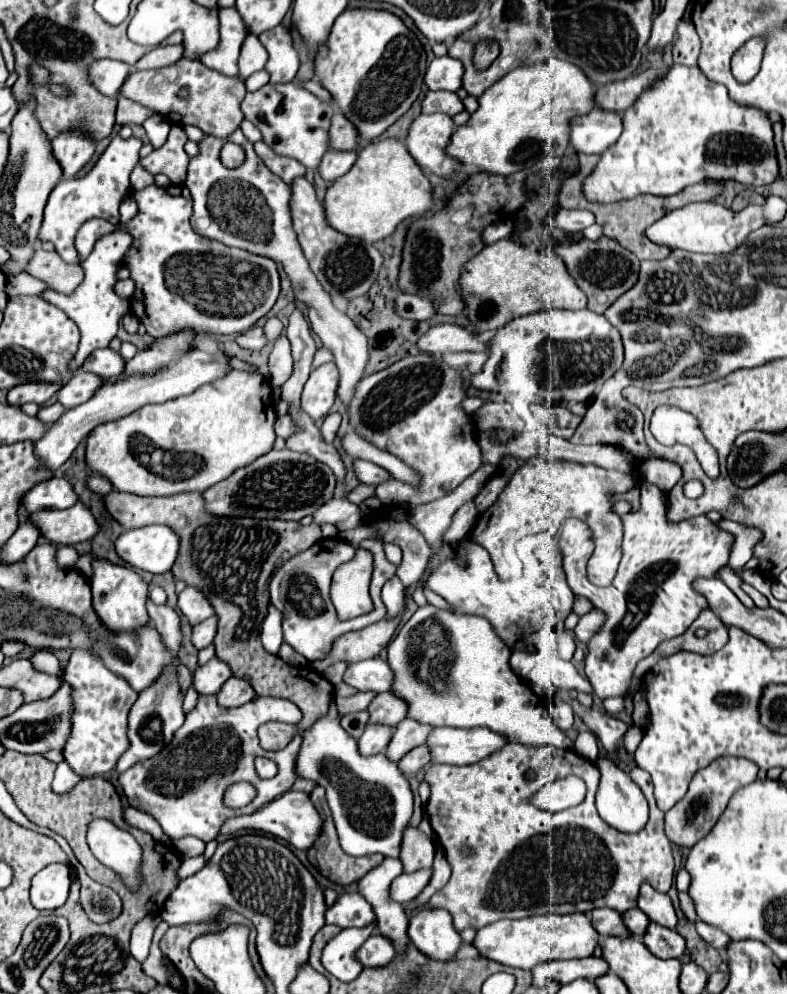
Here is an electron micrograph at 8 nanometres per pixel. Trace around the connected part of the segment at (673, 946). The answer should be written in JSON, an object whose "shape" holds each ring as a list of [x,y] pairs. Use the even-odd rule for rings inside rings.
{"shape":[[[650,923],[644,933],[644,945],[660,959],[680,957],[686,949],[686,943],[682,943],[682,937],[674,929],[658,927],[656,923]]]}

